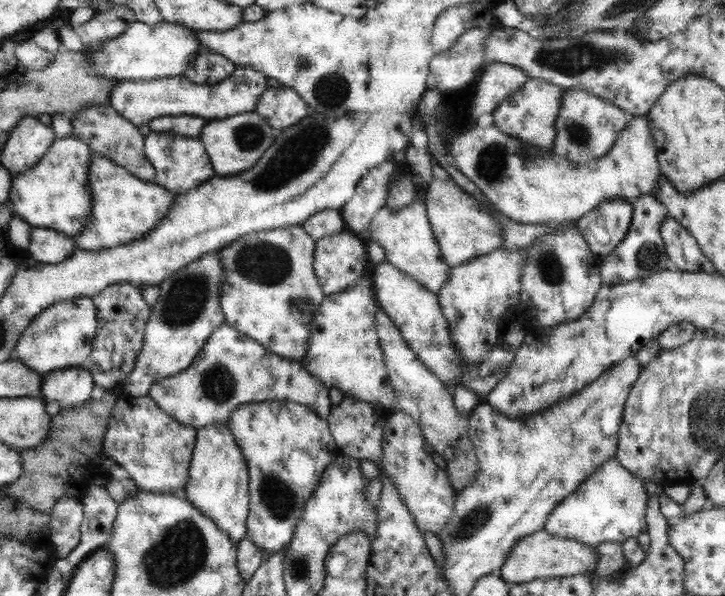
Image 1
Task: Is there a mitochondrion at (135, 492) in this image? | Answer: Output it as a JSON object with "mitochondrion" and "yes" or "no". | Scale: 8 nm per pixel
{"mitochondrion":"no"}

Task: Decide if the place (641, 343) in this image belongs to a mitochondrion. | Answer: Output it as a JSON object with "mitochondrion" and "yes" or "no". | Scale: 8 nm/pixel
{"mitochondrion":"no"}

